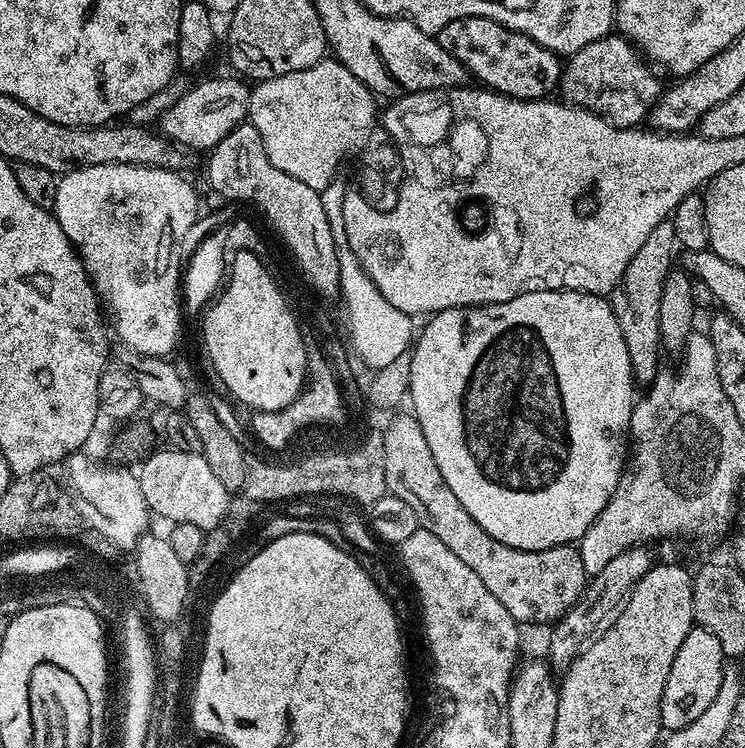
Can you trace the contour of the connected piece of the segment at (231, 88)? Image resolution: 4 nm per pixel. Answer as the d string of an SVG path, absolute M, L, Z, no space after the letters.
M235 79L204 80L201 84L193 83L189 87L188 93L182 98L178 98L178 102L174 102L174 106L170 106L170 110L166 110L166 114L160 117L158 128L164 139L181 149L189 150L188 148L193 148L194 151L202 151L201 153L203 153L205 150L215 148L218 142L222 142L222 138L226 138L226 134L230 134L230 130L234 130L239 124L245 123L248 114L250 88L243 79Z

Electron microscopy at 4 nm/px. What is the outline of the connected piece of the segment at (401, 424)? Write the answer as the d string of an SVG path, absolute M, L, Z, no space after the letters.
M397 411L392 421L382 428L385 440L385 486L387 495L402 498L410 510L414 510L419 527L425 528L478 574L486 590L510 610L510 614L521 625L546 624L560 620L584 593L590 578L582 566L579 547L559 544L546 550L522 550L498 542L458 502L454 490L446 486L434 454L430 454L430 442L422 434L422 426L411 411Z

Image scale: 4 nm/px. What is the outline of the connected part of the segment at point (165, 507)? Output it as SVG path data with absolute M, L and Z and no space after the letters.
M163 450L148 456L144 465L138 468L142 494L148 503L149 513L161 516L172 524L190 522L207 533L211 528L219 528L228 516L230 491L218 482L213 471L206 464L200 452L178 452Z

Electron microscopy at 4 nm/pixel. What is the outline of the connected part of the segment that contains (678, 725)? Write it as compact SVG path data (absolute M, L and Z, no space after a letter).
M692 627L682 646L678 646L674 666L670 666L670 674L666 678L666 690L662 690L661 729L677 732L690 726L694 718L702 718L702 714L710 707L710 702L714 702L722 686L722 678L726 671L724 663L726 657L722 646L718 646L718 638L714 638L714 634L710 634L705 628Z

